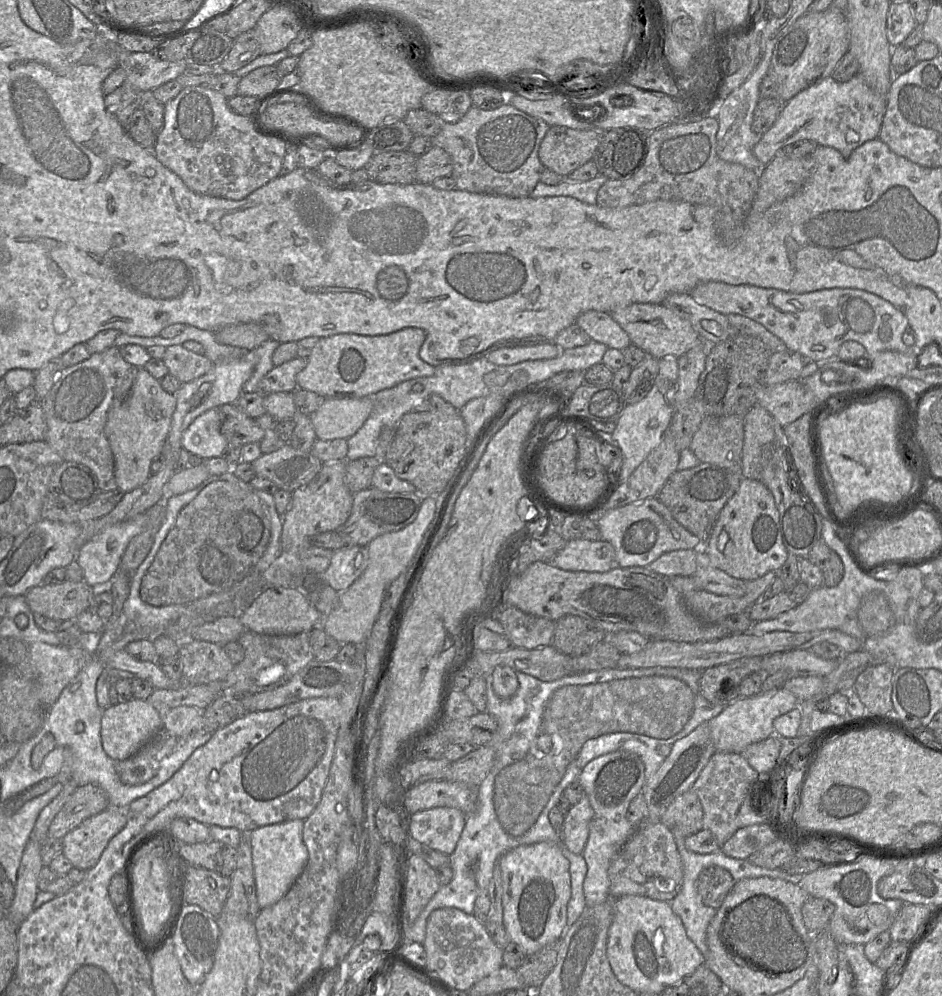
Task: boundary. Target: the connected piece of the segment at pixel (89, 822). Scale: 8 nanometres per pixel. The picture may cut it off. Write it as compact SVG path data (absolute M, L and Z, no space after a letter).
M108 807L85 819L62 840L62 854L73 867L92 868L100 859L109 841L126 825L124 810Z

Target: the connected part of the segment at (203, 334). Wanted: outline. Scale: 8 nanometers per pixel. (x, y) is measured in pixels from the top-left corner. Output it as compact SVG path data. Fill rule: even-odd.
M186 326L179 335L170 339L162 338L159 335L155 337L139 337L119 334L113 346L120 348L124 345L135 344L144 348L157 345L167 348L169 346L181 345L188 340L199 342L204 348L204 355L213 364L233 360L246 352L238 347L219 343L215 338L214 332L192 326Z

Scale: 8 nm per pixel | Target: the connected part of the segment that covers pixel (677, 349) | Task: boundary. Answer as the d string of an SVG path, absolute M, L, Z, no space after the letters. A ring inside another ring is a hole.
M633 303L611 312L612 318L628 333L631 343L657 359L665 356L679 358L701 342L692 325L661 304Z

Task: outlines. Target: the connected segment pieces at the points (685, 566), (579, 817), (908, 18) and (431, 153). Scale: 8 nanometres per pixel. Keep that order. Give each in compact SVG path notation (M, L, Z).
M684 549L663 553L647 568L664 577L691 576L696 571L697 550Z
M583 793L580 801L570 807L564 819L562 840L572 853L582 855L588 840L589 826L593 816L593 808L587 795Z
M909 2L890 3L886 20L886 36L892 47L901 45L916 25Z
M433 146L426 154L417 158L416 182L431 184L442 177L451 177L453 163L450 155L441 147Z

